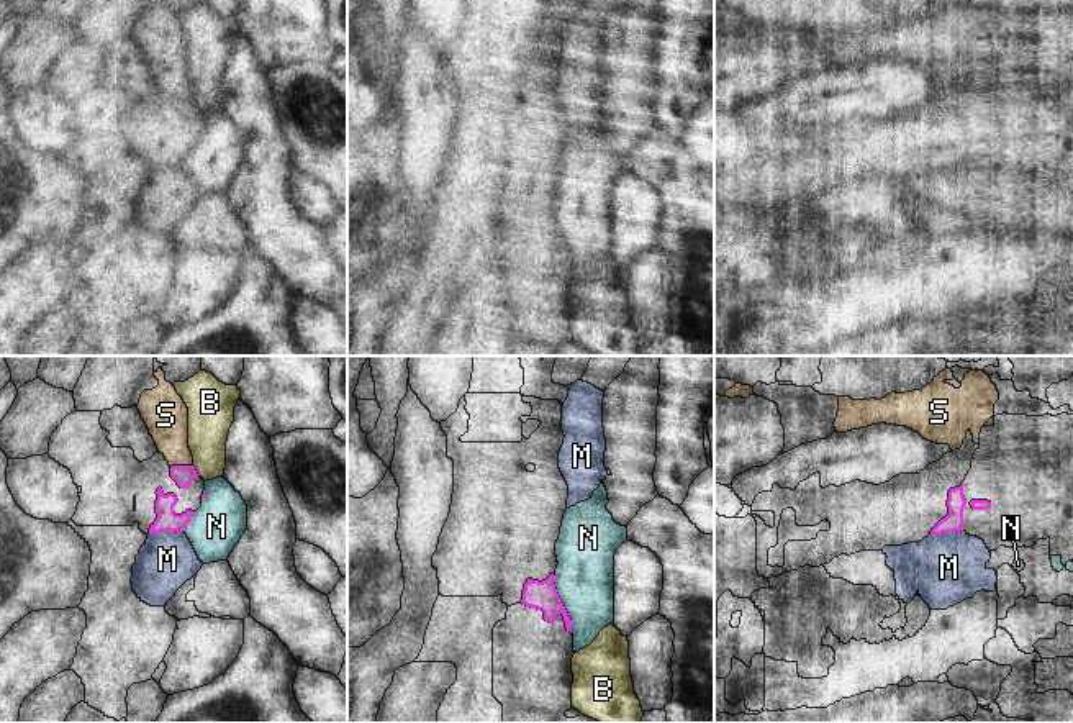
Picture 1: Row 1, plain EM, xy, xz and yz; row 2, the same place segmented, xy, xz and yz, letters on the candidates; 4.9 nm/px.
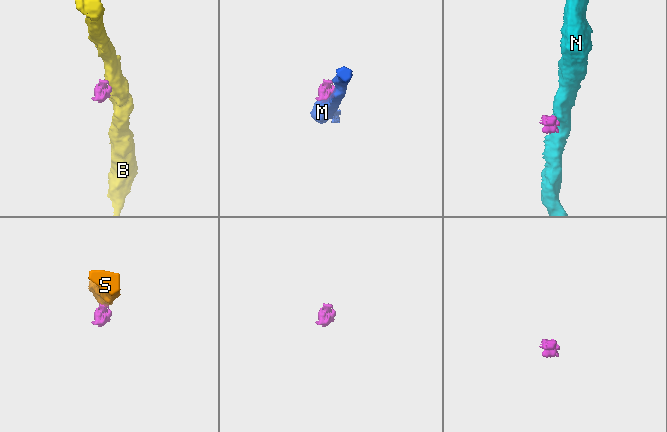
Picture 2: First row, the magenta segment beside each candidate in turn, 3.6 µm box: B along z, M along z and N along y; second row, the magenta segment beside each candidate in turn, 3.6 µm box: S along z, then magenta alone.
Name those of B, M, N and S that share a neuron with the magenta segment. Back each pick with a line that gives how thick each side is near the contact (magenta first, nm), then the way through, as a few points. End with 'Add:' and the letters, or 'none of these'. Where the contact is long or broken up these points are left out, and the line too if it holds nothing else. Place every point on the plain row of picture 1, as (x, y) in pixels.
Add: none of these.

